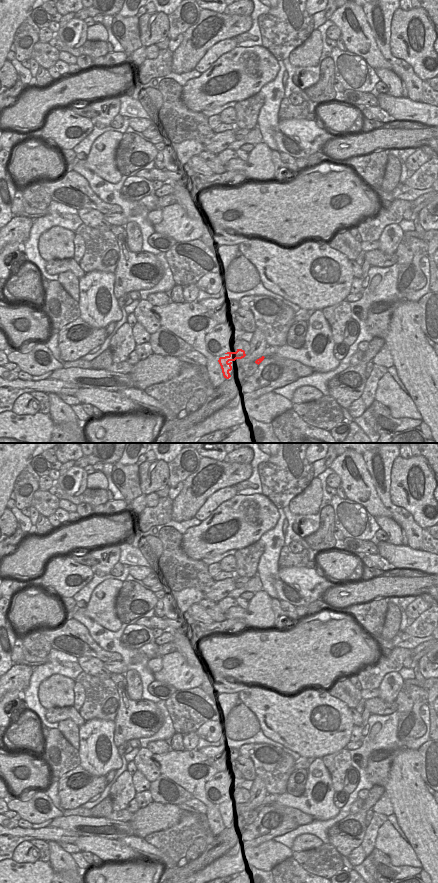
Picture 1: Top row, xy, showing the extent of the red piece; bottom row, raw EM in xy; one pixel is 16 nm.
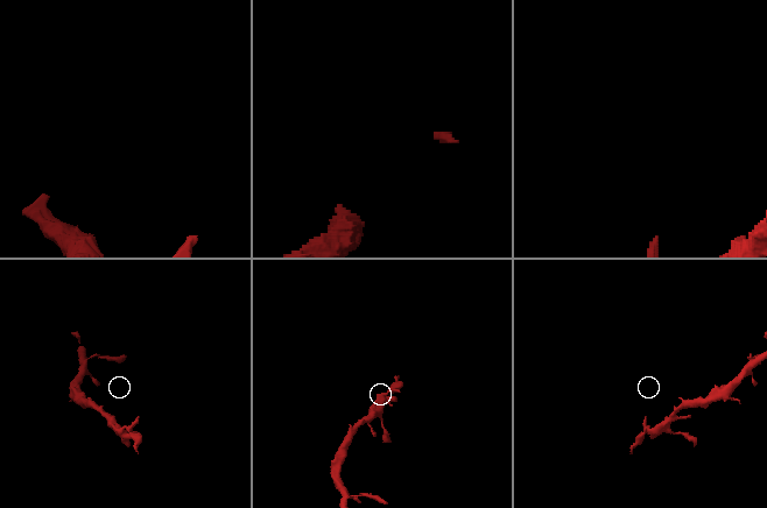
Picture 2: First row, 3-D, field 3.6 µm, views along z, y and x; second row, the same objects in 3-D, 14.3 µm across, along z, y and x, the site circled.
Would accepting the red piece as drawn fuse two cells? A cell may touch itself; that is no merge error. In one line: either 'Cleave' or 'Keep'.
Cleave.

